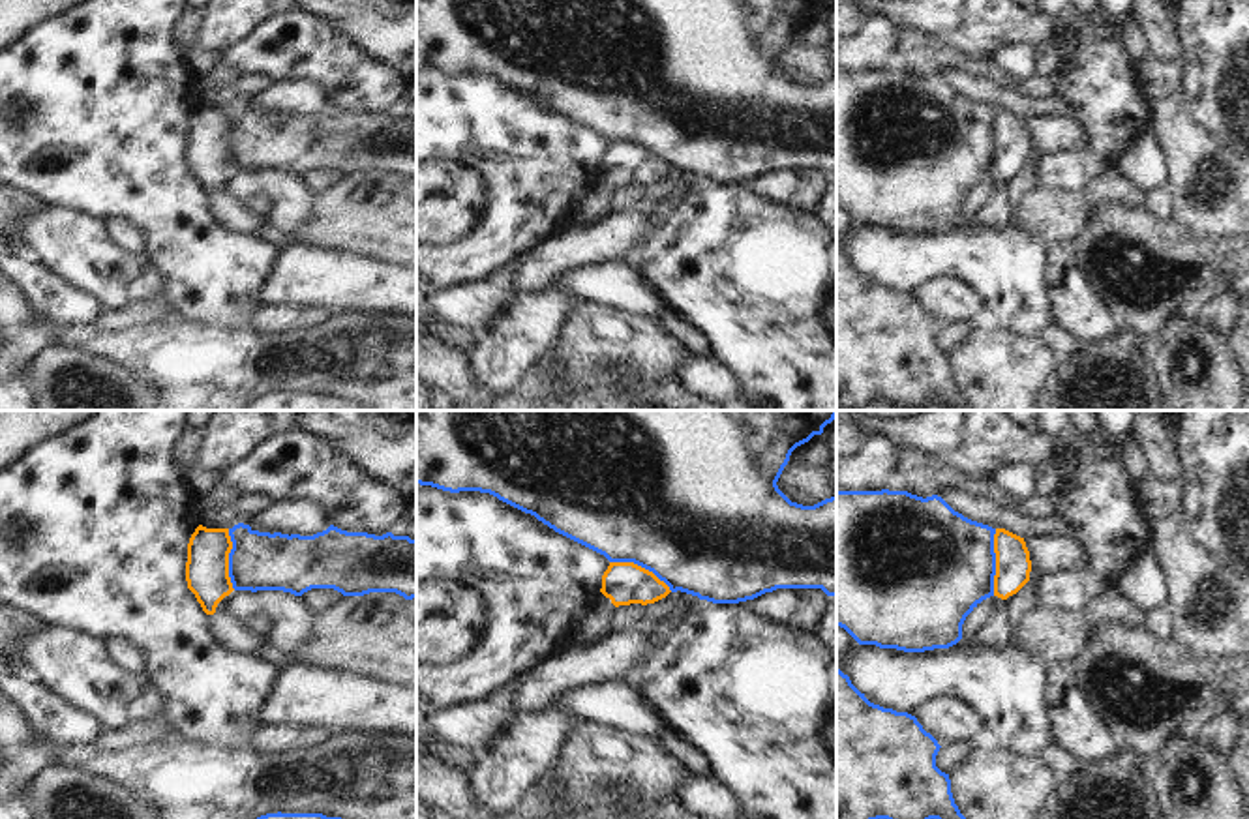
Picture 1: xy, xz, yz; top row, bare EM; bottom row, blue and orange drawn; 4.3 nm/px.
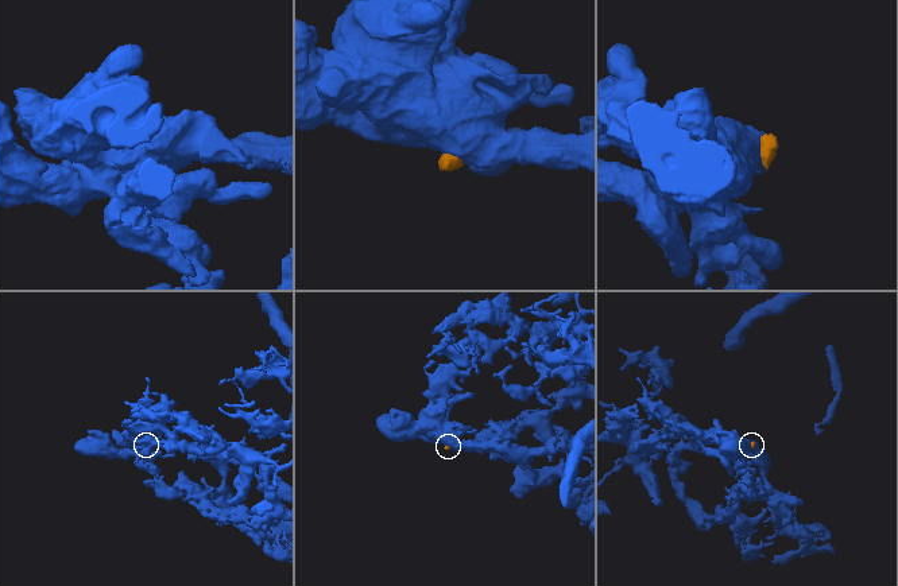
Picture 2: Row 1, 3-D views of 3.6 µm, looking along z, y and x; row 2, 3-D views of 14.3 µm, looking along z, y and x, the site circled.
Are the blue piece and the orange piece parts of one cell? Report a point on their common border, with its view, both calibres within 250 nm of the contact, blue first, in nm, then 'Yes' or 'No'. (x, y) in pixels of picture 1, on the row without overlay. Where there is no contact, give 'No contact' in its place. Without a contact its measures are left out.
Touches blue at yz (994, 143). Thickness 480 nm (blue) against 150 nm. No.

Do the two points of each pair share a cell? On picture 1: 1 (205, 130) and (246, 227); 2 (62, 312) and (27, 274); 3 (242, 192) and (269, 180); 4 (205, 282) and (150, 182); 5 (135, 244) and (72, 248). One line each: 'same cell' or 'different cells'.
1: same cell
2: same cell
3: same cell
4: same cell
5: different cells

